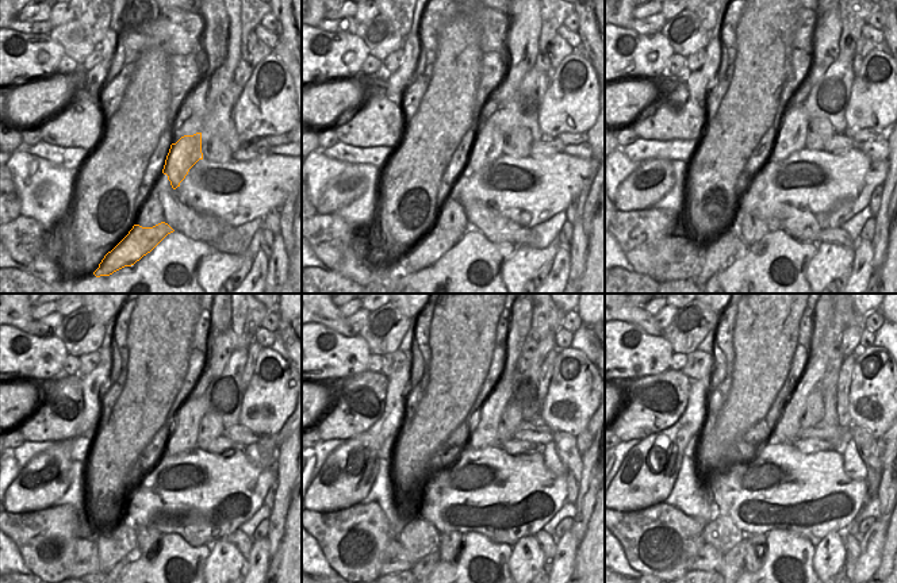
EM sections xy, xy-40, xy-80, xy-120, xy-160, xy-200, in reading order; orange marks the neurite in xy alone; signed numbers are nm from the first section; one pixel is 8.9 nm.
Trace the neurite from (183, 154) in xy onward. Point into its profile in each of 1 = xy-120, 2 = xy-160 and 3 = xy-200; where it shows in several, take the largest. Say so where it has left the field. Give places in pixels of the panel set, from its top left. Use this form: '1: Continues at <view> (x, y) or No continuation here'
1: Continues at xy-120 (183, 437)
2: Continues at xy-160 (485, 432)
3: Continues at xy-200 (786, 428).

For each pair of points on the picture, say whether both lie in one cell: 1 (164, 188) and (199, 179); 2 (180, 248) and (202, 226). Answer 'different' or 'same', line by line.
1: different
2: different

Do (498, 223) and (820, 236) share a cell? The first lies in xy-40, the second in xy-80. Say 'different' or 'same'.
same

